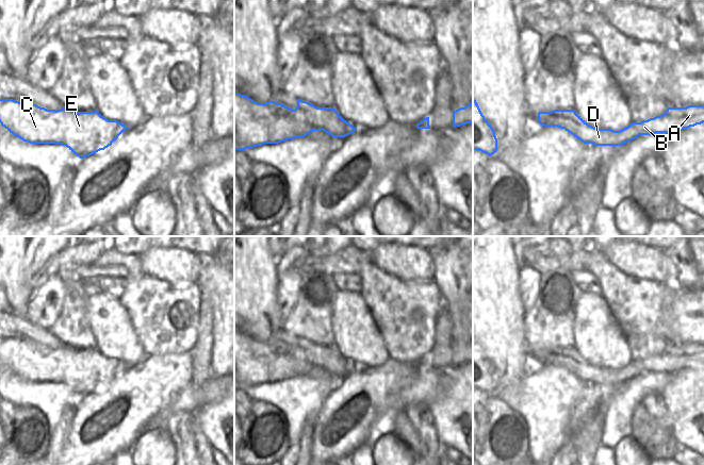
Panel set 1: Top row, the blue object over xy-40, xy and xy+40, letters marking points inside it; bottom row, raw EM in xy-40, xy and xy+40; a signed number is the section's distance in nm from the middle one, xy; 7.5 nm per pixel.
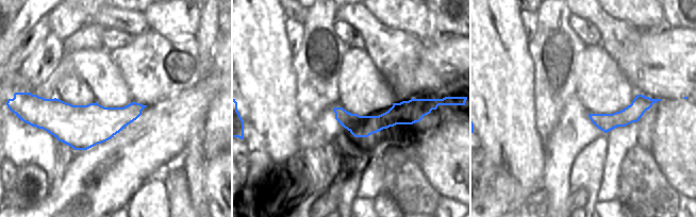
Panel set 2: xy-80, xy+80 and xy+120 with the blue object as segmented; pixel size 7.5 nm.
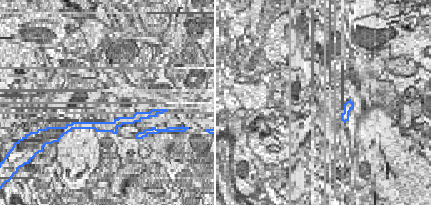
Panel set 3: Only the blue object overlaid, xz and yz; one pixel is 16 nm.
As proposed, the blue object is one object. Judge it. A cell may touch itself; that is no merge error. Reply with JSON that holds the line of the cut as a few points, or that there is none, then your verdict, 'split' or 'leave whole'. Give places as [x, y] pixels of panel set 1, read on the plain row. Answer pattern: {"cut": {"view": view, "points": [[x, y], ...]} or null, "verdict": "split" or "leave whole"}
{"cut": {"view": "xy", "points": [[294, 348], [304, 350], [321, 368]]}, "verdict": "split"}

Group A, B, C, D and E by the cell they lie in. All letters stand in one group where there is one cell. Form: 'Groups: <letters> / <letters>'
Groups: A B D / C E

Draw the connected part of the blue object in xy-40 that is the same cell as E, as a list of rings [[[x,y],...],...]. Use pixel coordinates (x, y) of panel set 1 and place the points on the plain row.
[[[0,337],[0,362],[23,380],[60,382],[80,397],[104,388],[129,367],[104,356],[97,348],[47,348],[13,337]]]

